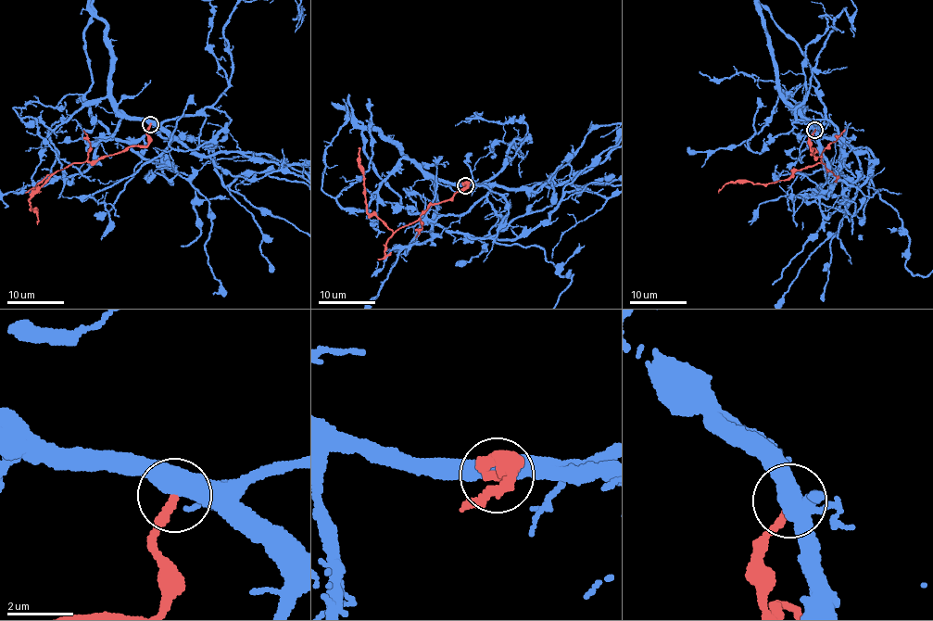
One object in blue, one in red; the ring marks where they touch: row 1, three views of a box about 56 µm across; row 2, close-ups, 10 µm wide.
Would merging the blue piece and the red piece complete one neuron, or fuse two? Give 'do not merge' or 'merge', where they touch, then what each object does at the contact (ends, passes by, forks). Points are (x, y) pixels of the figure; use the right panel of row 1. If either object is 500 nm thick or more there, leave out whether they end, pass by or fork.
do not merge; place (814, 130)

